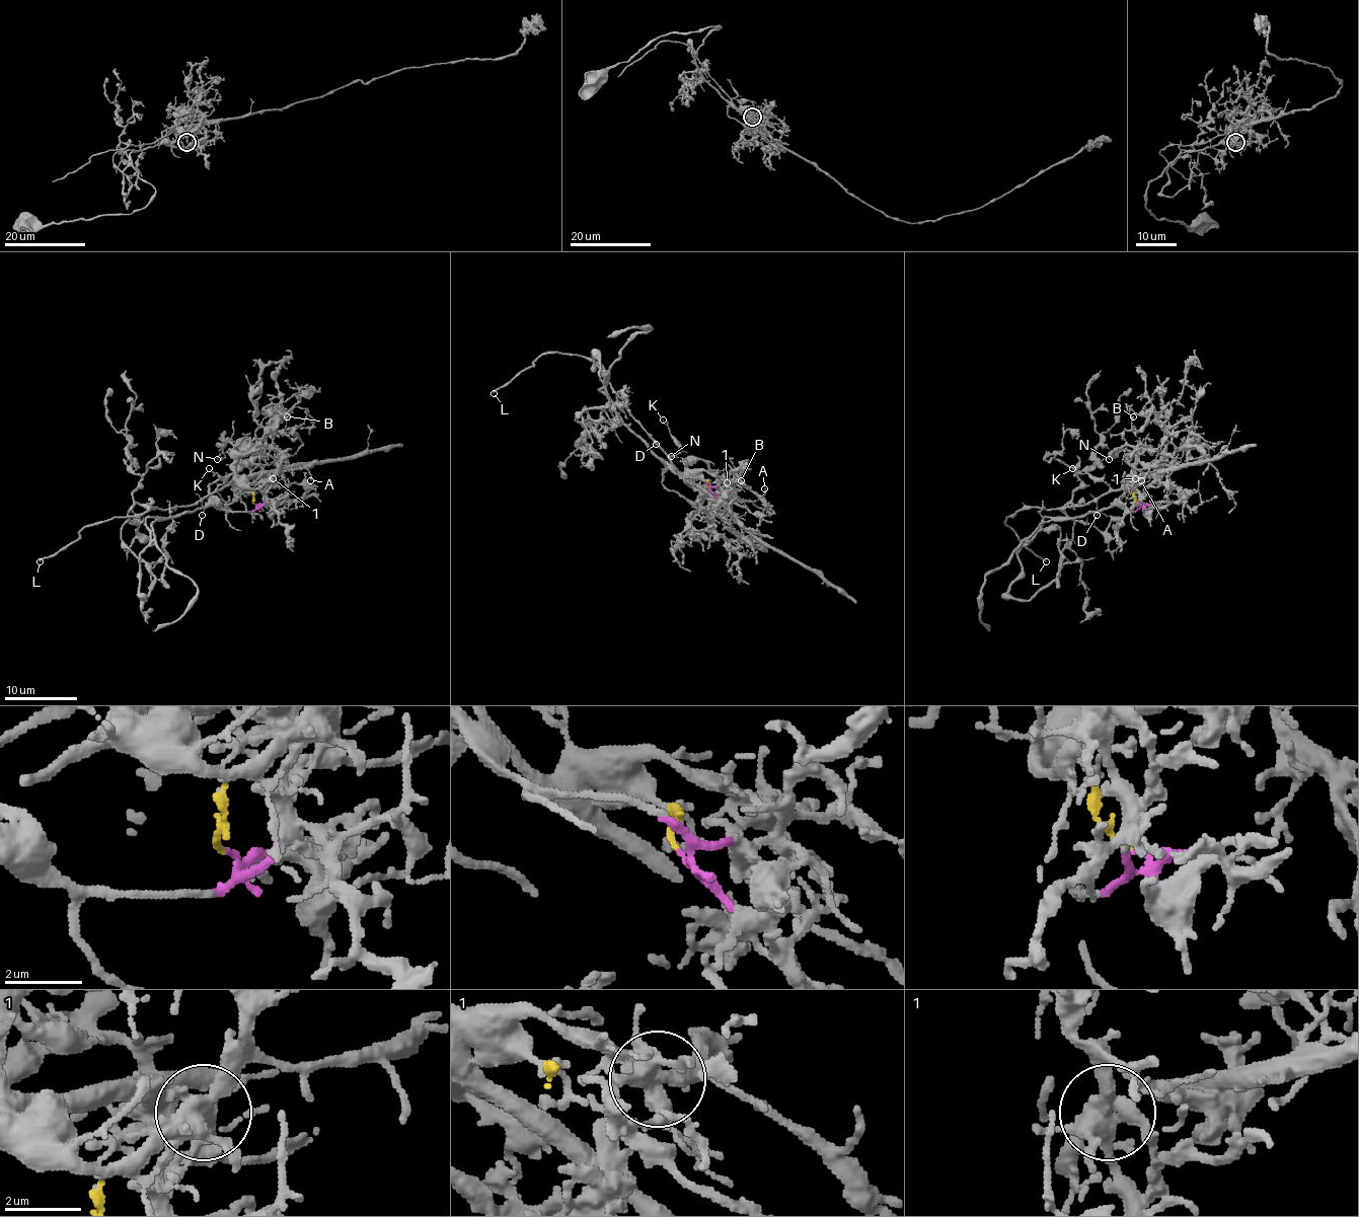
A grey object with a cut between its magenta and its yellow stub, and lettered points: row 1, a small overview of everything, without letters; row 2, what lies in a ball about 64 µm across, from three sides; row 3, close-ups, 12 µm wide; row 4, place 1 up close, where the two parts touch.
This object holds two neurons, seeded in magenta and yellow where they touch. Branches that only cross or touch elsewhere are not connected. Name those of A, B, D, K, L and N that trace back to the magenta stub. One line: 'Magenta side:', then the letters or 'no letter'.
Magenta side: A, B

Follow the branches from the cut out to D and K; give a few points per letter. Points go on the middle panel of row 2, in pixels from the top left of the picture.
D: (708, 487), (708, 482), (701, 477), (679, 471), (656, 445)
K: (708, 487), (708, 482), (701, 477), (683, 475), (672, 462), (670, 459), (679, 452), (679, 443), (663, 420)

